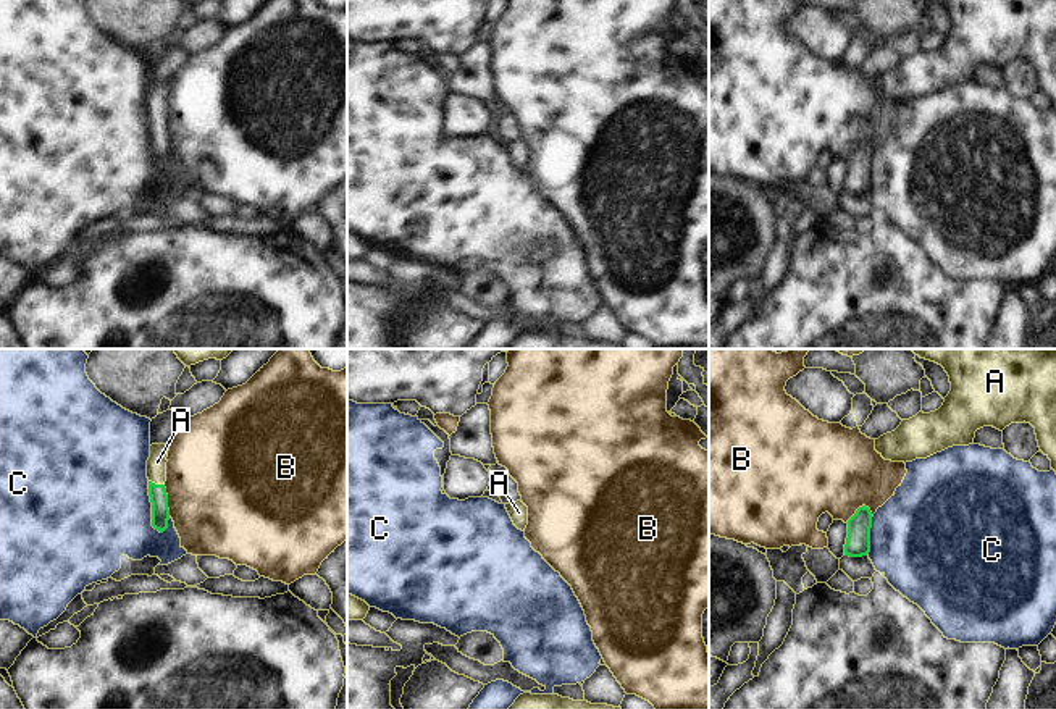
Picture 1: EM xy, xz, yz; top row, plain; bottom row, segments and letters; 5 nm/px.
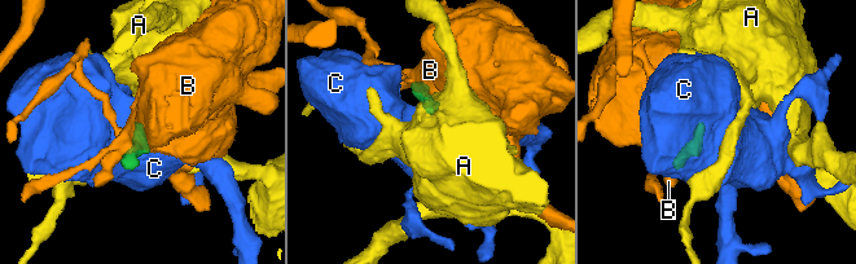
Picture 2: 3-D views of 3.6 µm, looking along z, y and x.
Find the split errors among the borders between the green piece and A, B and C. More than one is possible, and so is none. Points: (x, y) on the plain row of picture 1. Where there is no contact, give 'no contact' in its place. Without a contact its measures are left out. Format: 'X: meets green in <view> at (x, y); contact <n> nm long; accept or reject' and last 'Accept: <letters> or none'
A: meets green in xy at (157, 123); contact 80 nm long; accept
B: meets green in yz at (858, 147); contact 140 nm long; reject
C: meets green in xy at (152, 147); contact 280 nm long; reject
Accept: A

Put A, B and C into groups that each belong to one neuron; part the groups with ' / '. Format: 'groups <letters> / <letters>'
groups A / B / C

